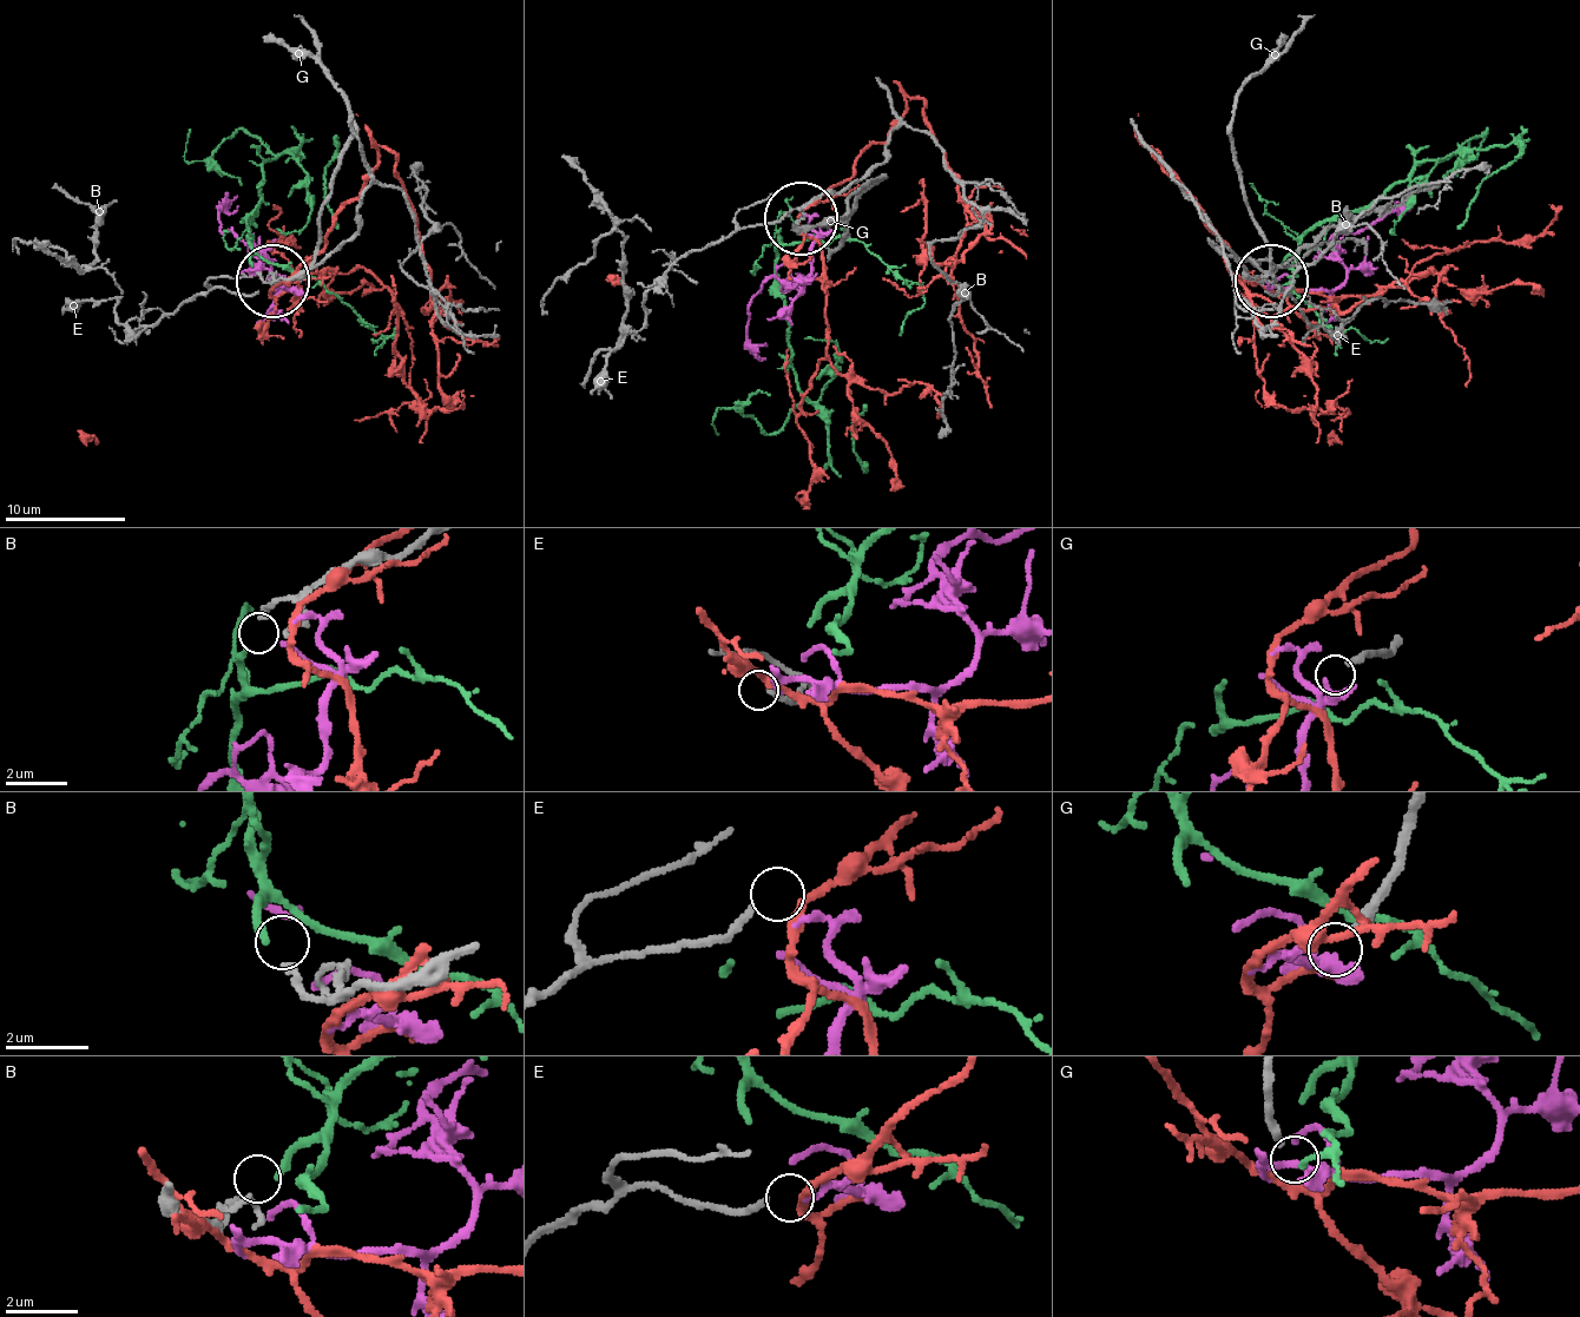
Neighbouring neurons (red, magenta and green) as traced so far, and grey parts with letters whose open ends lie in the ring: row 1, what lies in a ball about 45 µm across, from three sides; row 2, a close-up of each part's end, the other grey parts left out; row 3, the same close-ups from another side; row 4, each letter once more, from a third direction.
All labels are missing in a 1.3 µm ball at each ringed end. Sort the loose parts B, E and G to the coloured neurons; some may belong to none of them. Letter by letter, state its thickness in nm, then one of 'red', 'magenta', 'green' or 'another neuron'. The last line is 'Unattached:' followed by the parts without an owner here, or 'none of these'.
B: calibre 180 nm; green
E: calibre 170 nm; red
G: calibre 240 nm; another neuron
Unattached: G

